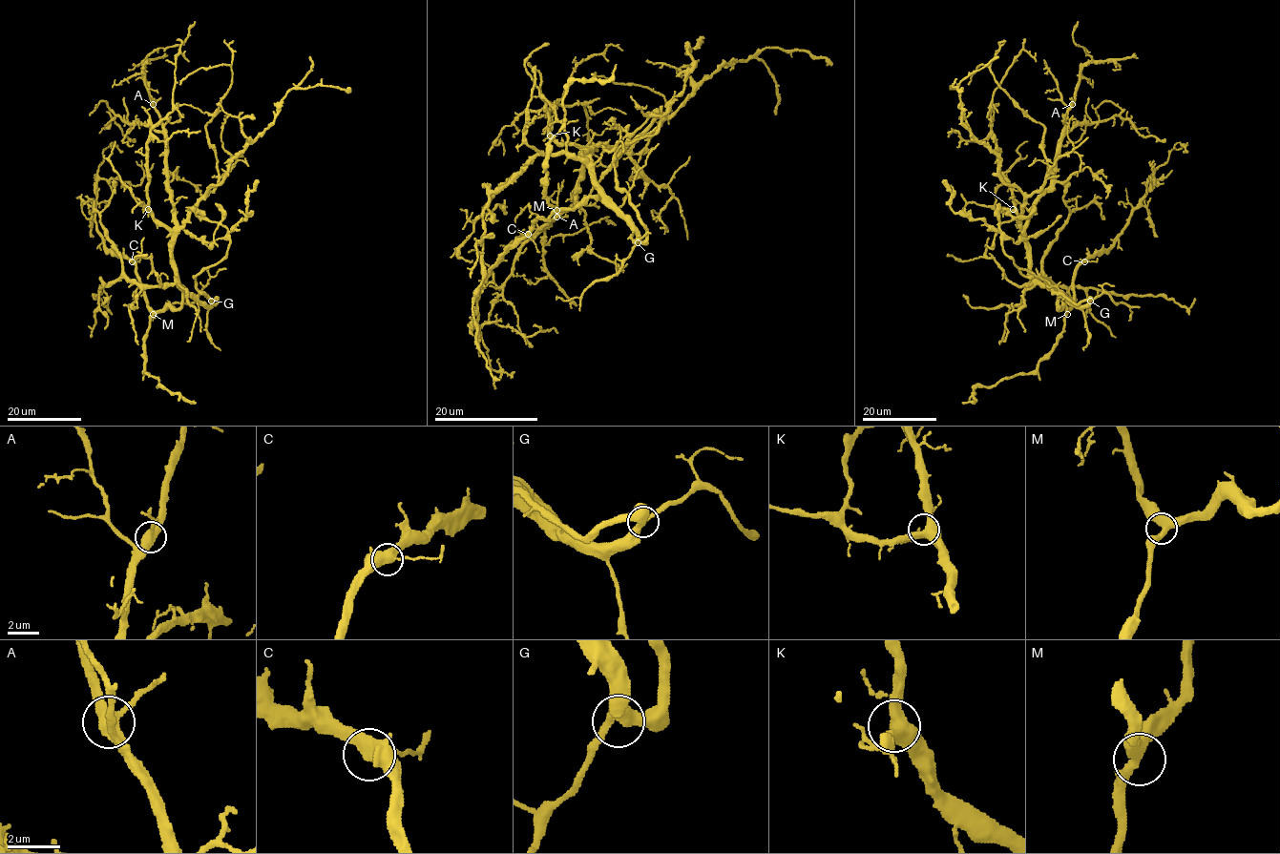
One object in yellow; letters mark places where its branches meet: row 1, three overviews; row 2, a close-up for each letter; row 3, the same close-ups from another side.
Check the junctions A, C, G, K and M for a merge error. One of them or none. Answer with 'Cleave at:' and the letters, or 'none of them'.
Cleave at: none of them

